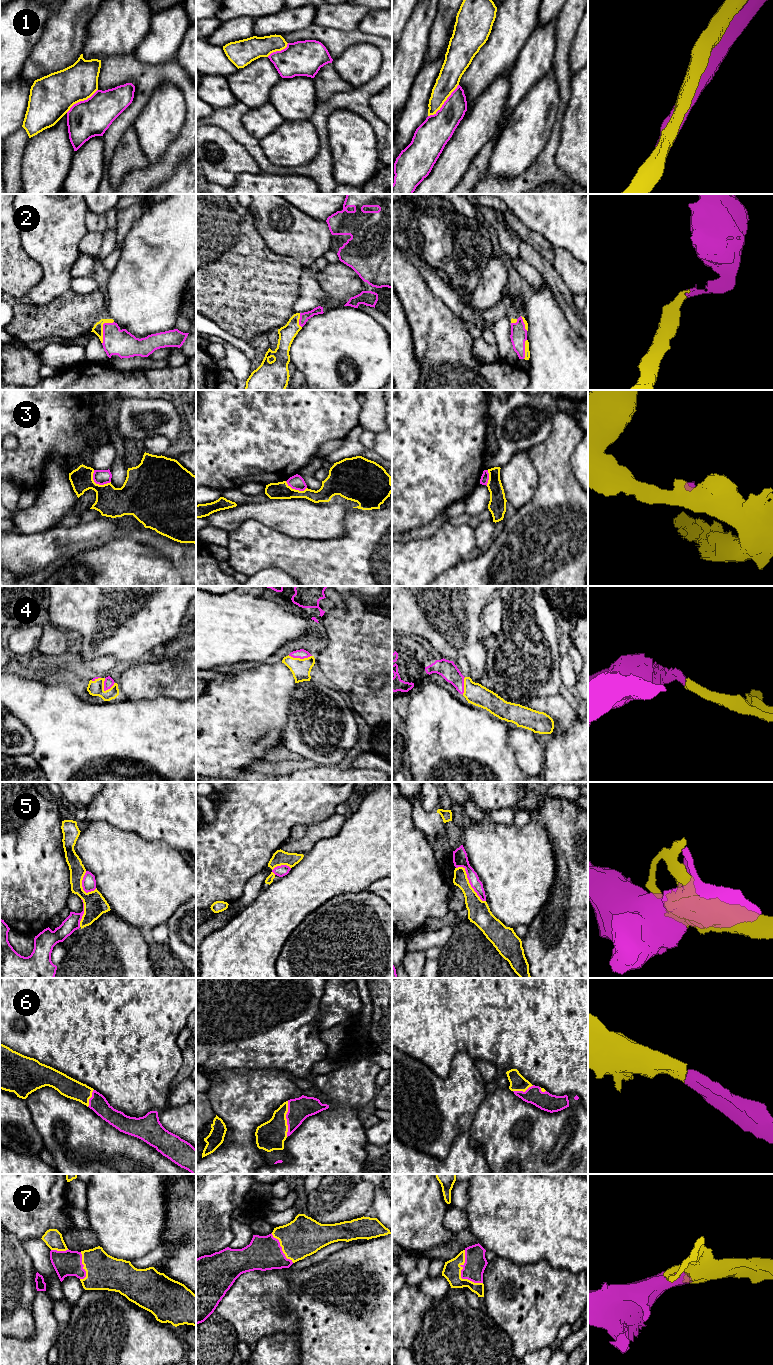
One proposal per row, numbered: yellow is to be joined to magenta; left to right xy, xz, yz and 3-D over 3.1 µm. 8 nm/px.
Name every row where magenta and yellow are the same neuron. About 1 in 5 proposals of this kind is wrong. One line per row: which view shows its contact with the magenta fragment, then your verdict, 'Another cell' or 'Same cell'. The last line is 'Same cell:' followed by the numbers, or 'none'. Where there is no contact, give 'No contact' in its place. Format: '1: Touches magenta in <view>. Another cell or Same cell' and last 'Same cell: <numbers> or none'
1: Touches magenta in yz. Another cell
2: Touches magenta in xy. Same cell
3: Touches magenta in xy. Another cell
4: Touches magenta in xy. Same cell
5: Touches magenta in yz. Another cell
6: Touches magenta in xz. Same cell
7: Touches magenta in yz. Same cell
Same cell: 2, 4, 6, 7

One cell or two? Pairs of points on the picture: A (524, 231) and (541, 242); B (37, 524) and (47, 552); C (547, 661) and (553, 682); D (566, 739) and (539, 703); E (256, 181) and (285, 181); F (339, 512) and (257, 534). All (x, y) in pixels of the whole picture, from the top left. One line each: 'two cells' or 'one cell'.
A: one cell
B: two cells
C: one cell
D: one cell
E: one cell
F: two cells

